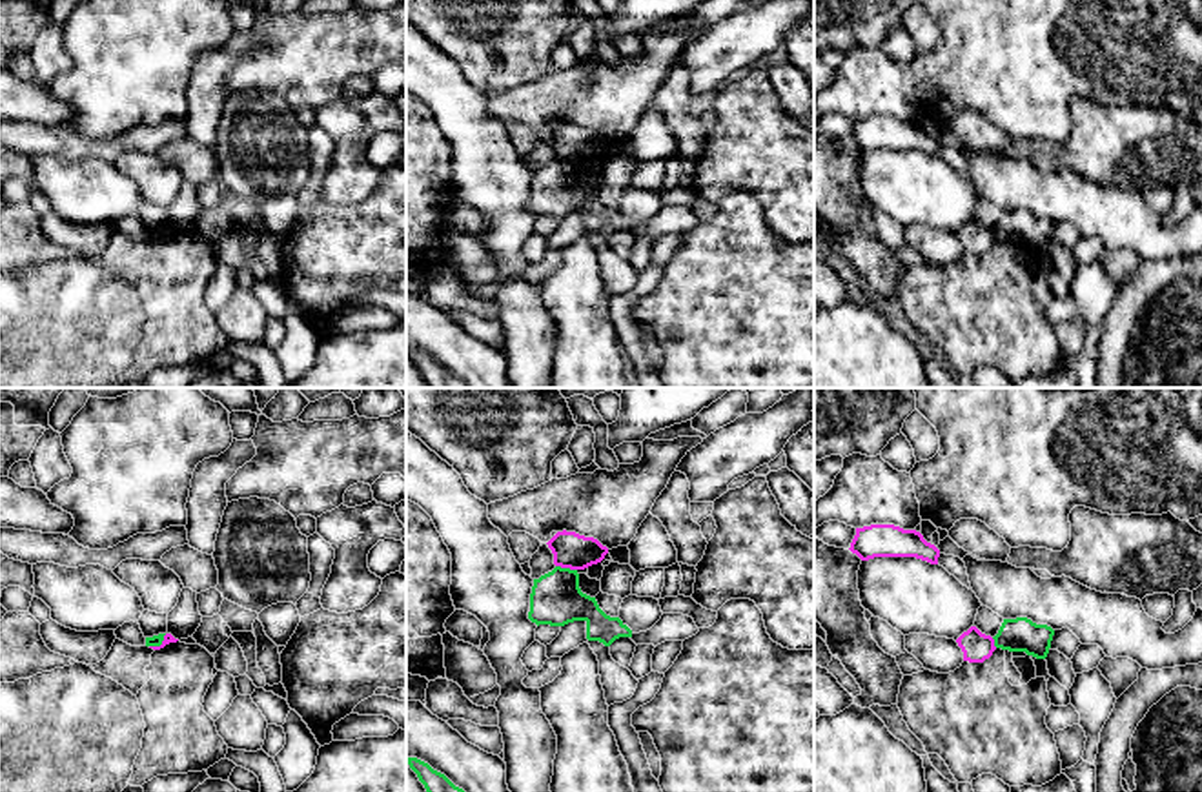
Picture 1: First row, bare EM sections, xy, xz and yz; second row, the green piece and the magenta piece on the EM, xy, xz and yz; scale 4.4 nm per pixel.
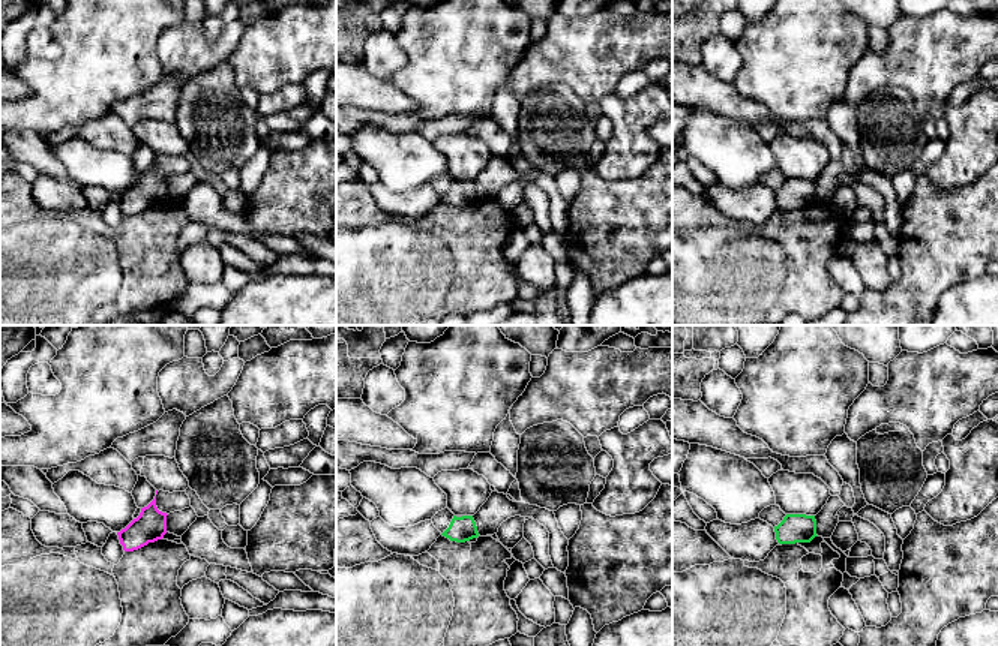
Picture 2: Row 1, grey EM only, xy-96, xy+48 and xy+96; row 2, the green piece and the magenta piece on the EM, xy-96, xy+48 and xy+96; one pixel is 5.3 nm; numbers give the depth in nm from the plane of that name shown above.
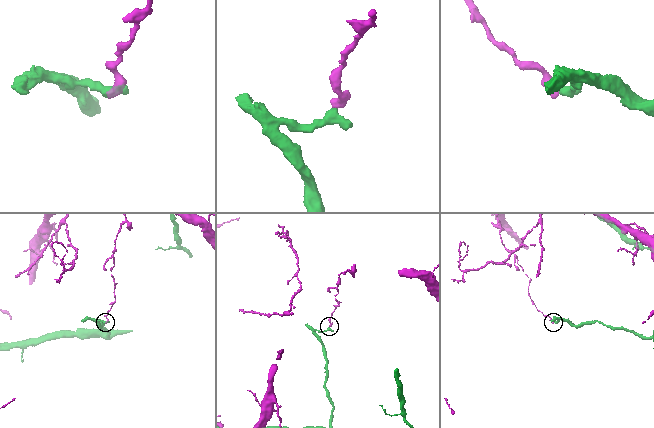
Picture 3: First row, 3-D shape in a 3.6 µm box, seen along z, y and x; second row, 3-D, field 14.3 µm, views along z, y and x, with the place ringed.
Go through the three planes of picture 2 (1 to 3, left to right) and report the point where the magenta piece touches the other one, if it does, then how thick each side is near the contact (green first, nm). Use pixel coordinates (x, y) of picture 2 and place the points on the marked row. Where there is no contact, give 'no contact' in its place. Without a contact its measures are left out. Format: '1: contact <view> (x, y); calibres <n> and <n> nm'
1: no contact
2: no contact
3: no contact

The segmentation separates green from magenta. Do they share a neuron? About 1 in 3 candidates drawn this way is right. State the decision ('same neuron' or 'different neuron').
different neuron

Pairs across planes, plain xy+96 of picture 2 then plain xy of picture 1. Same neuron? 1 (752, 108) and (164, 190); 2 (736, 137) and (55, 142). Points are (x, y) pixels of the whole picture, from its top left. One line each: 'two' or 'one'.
1: two
2: two

